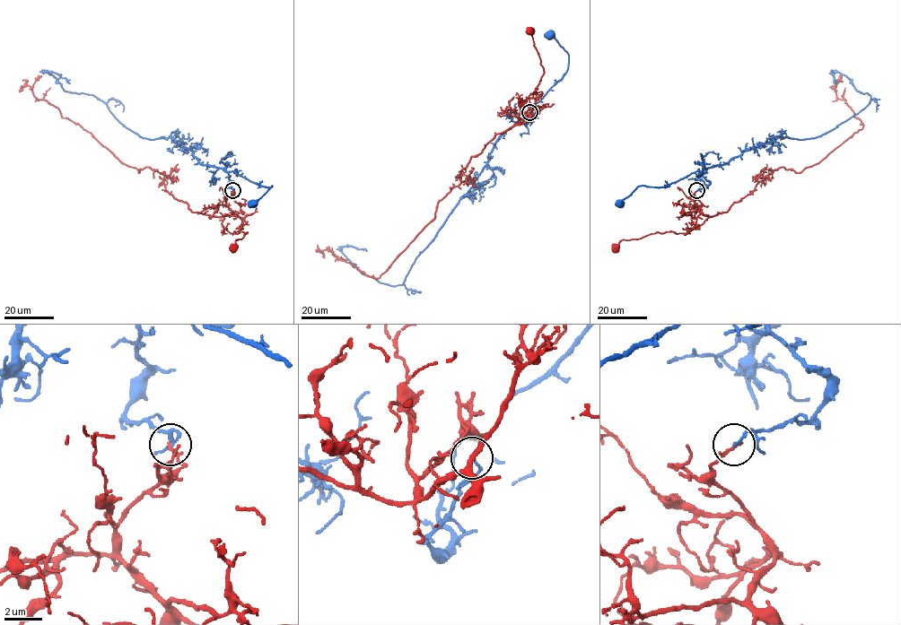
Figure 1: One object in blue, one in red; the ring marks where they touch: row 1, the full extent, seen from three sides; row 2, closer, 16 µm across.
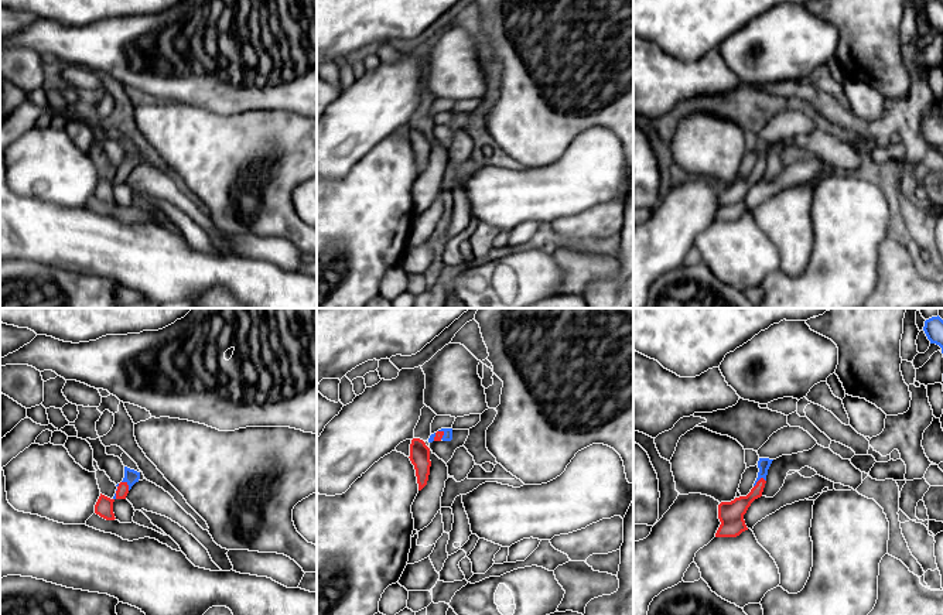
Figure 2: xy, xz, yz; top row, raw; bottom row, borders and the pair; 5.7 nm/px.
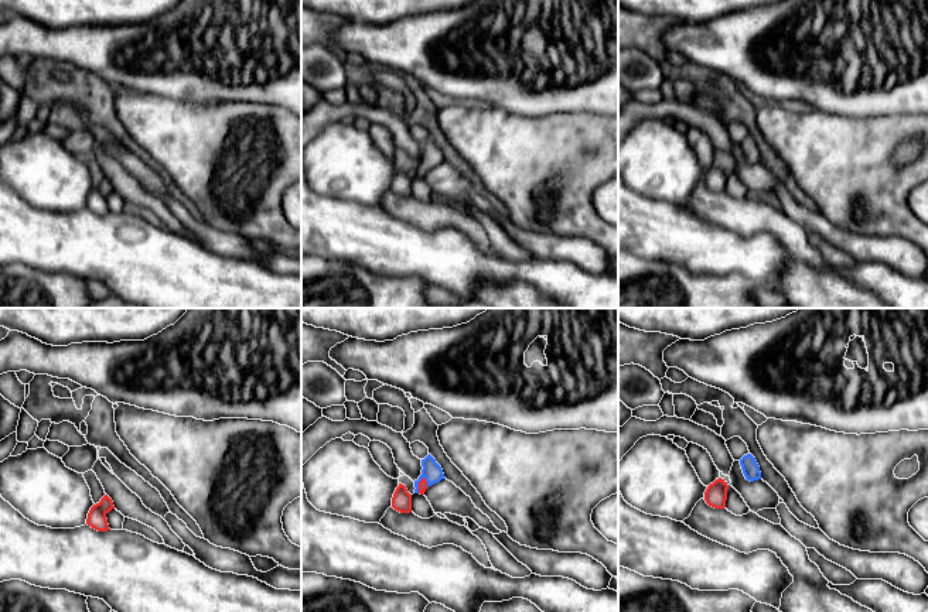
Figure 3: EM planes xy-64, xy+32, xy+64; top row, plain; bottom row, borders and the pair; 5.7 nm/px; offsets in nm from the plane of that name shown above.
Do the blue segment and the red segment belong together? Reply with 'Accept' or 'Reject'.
Reject

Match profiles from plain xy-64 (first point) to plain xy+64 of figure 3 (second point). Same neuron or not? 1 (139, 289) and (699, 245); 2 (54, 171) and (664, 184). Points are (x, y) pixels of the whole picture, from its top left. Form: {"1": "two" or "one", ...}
{"1": "one", "2": "one"}

